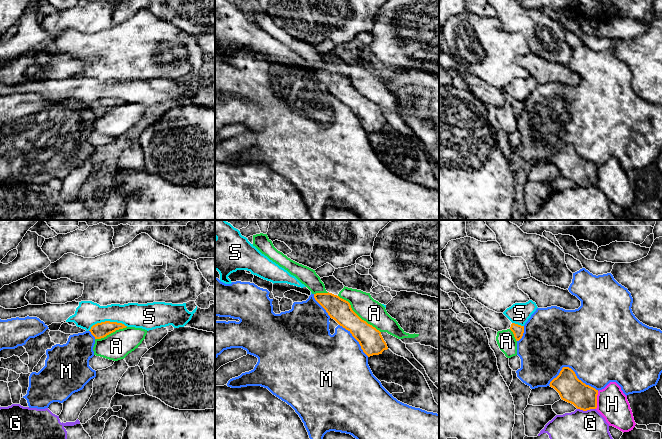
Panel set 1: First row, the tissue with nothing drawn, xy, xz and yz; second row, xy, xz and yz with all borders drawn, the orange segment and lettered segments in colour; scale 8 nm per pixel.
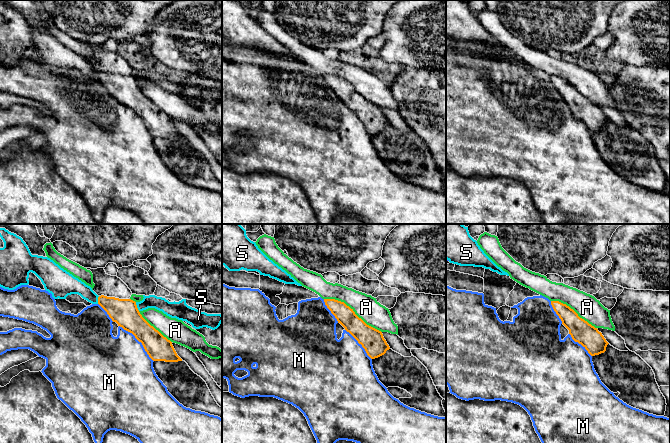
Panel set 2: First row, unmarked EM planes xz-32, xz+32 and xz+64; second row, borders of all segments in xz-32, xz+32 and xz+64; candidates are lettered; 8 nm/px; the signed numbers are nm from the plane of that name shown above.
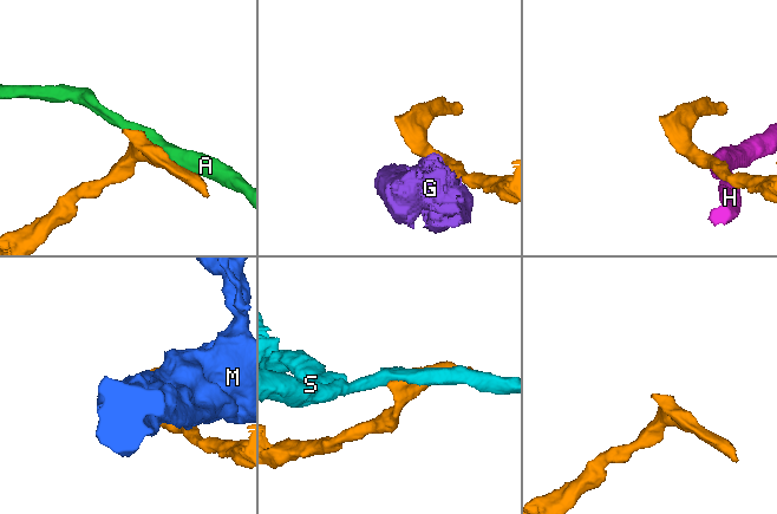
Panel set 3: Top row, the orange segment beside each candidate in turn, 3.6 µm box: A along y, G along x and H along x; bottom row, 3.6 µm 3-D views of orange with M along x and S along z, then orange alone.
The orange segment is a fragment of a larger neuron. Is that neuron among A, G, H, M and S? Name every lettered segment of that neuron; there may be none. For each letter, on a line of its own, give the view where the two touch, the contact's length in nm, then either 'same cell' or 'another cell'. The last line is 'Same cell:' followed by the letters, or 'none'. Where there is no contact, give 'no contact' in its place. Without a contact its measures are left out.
A: contact in xz; length 460 nm; another cell
G: contact in yz; length 150 nm; another cell
H: contact in yz; length 150 nm; another cell
M: contact in yz; length 420 nm; another cell
S: contact in xy; length 320 nm; another cell
Same cell: none

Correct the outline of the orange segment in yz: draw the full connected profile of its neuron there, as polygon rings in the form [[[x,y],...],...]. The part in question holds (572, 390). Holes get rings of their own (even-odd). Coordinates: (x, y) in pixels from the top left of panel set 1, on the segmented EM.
[[[563,367],[549,385],[559,393],[562,400],[573,404],[577,409],[587,411],[597,408],[598,390],[579,380],[569,367]]]

